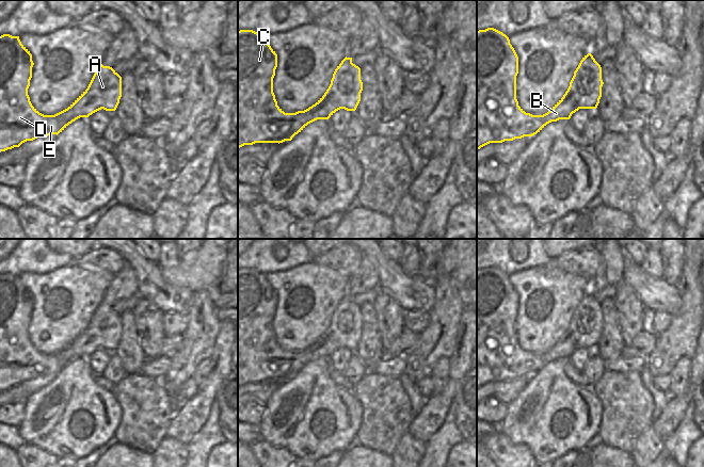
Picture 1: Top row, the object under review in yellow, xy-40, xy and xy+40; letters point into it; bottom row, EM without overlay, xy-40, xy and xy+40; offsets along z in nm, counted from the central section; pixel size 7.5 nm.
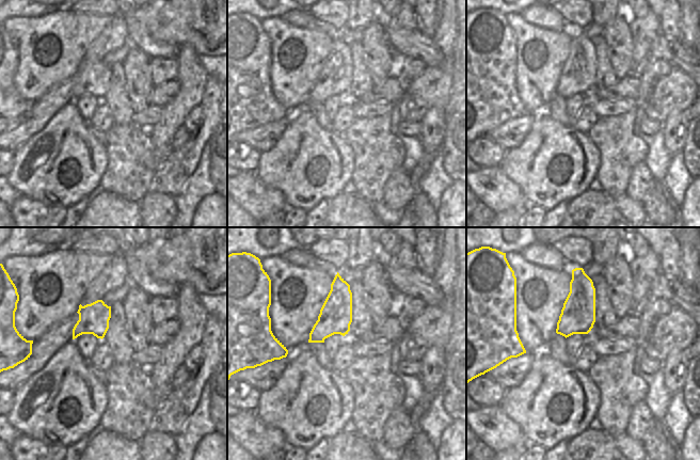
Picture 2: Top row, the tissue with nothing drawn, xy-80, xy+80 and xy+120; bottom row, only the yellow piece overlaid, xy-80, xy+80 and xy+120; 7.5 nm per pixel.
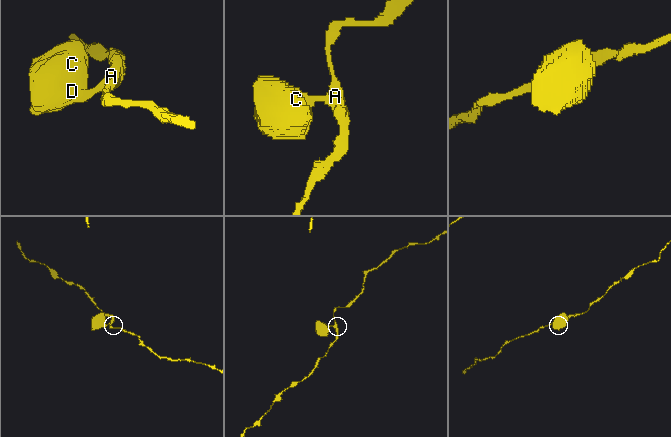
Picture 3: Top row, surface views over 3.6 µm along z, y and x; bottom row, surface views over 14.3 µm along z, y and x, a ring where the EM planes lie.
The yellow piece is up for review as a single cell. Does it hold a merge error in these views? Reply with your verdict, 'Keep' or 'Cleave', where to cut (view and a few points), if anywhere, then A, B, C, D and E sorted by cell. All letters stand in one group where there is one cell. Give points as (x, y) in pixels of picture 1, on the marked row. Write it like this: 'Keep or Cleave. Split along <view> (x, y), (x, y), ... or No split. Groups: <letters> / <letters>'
Keep. No split. Groups: A B C D E.

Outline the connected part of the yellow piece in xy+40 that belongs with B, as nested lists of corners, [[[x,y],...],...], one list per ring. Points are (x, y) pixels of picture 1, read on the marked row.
[[[487,28],[477,31],[477,150],[490,143],[532,136],[547,124],[570,119],[579,109],[596,109],[602,97],[602,67],[591,53],[582,58],[563,97],[545,114],[526,113],[516,99],[518,57],[502,32]]]

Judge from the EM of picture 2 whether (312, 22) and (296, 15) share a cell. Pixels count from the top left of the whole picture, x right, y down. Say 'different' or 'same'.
same

